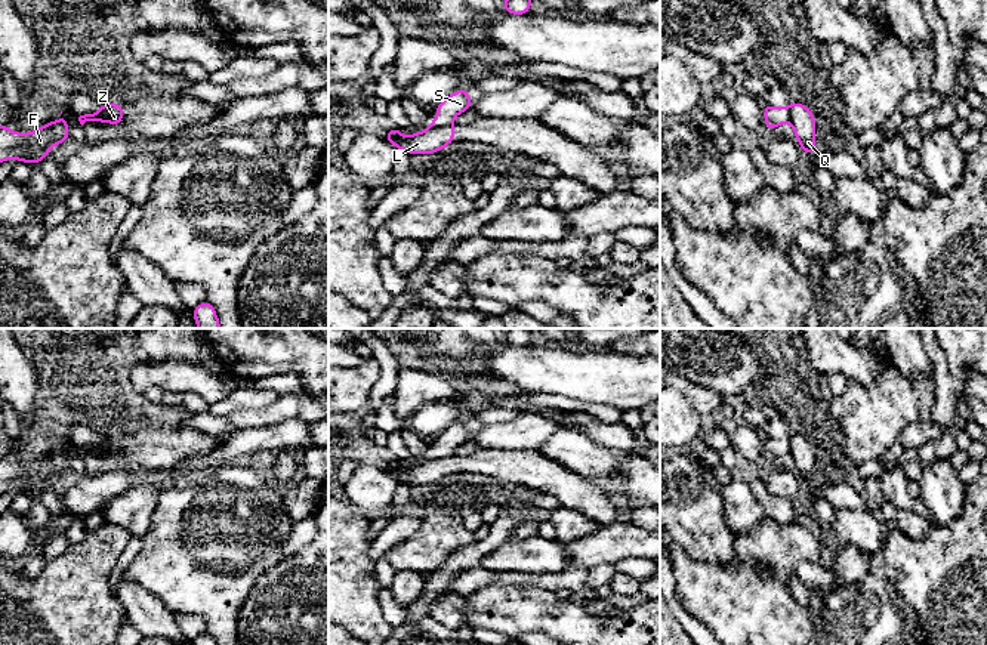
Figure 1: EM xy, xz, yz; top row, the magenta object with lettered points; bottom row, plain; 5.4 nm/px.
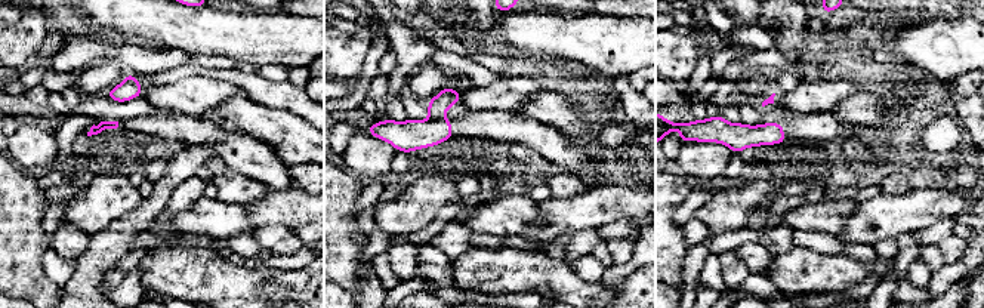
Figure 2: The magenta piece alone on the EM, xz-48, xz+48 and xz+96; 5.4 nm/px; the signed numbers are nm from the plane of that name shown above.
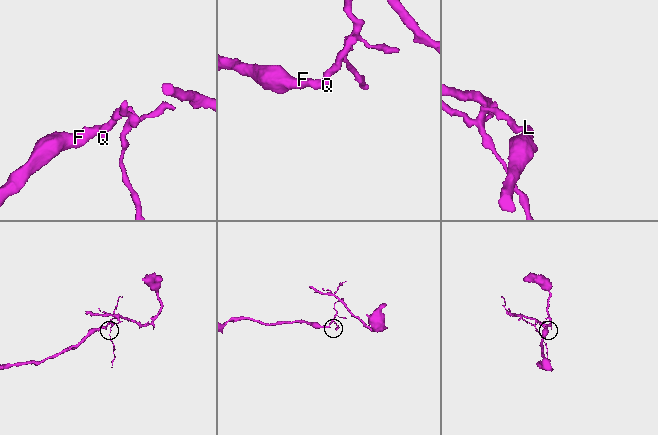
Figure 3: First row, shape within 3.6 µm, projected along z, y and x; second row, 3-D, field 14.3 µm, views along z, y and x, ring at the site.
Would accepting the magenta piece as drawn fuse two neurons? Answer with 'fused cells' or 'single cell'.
fused cells

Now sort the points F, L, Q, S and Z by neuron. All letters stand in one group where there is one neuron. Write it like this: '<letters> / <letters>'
F L Q Z / S

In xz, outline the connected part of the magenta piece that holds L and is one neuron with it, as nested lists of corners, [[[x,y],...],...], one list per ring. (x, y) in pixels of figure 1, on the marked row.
[[[431,124],[426,130],[404,136],[400,129],[391,129],[383,139],[397,149],[411,154],[434,154],[454,142],[454,124]]]

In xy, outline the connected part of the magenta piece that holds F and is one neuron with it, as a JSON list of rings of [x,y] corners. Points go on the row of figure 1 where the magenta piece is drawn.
[[[67,117],[49,121],[30,133],[16,133],[9,126],[0,126],[0,163],[16,161],[38,164],[49,155],[49,149],[71,139]]]

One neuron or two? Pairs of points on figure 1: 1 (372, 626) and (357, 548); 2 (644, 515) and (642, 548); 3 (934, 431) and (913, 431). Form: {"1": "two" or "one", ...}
{"1": "one", "2": "two", "3": "one"}

